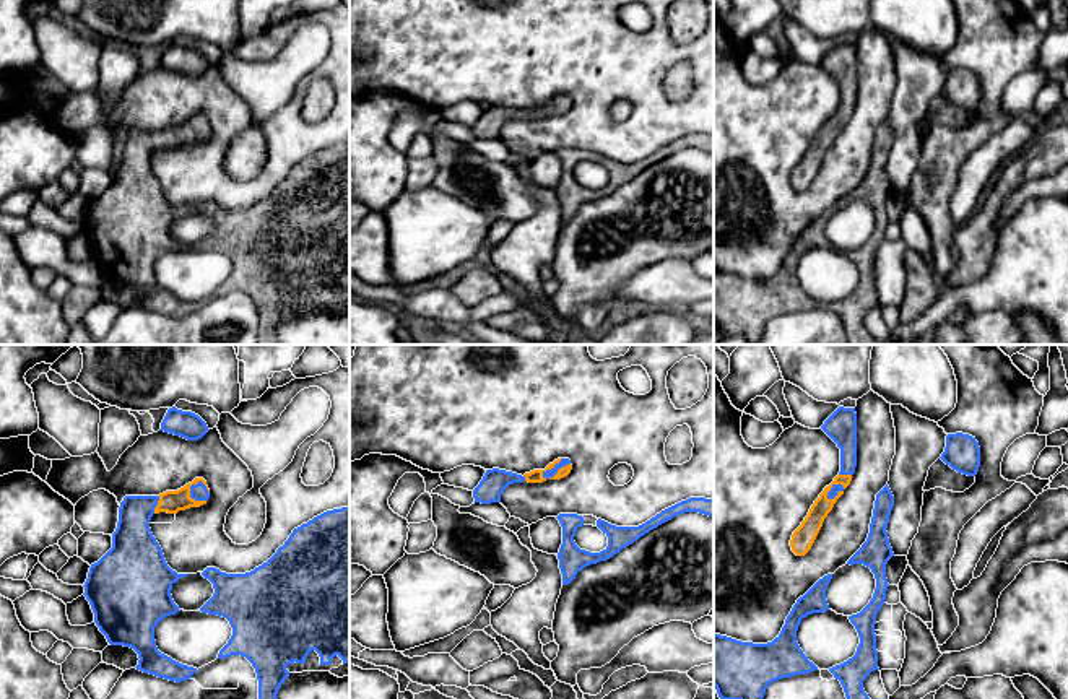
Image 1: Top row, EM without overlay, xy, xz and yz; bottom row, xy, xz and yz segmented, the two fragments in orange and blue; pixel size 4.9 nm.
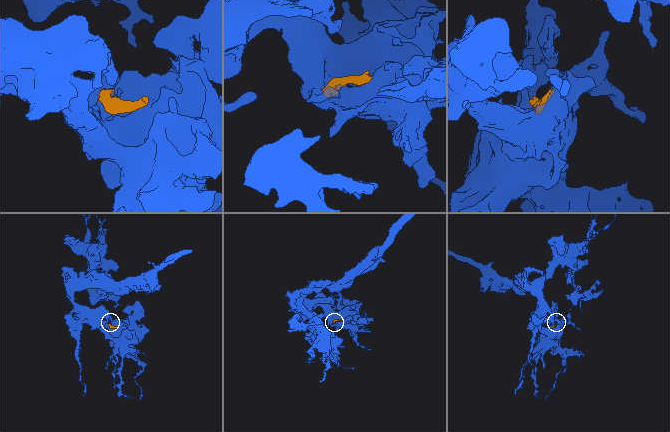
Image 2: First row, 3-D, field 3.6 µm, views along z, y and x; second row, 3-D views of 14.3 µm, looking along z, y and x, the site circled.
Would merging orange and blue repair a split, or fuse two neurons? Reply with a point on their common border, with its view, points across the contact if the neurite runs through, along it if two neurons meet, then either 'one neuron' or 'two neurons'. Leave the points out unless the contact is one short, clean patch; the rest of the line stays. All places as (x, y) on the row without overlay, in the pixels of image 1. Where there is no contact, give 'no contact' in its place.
contact xz (556, 109); way xz (537, 111), (548, 114), (556, 109), (548, 109); one neuron

